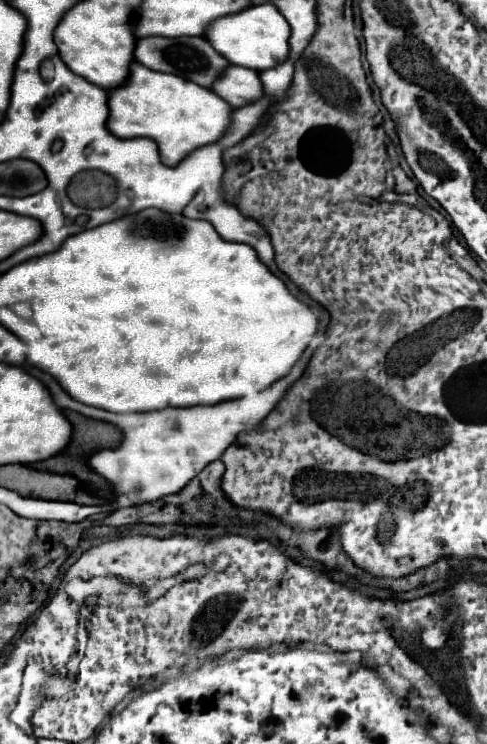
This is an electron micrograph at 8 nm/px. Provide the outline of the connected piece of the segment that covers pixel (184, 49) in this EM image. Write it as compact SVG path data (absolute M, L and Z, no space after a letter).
M143 37L137 39L135 59L143 63L149 69L163 71L163 73L175 73L183 79L189 79L201 87L211 87L211 83L223 73L223 69L229 65L225 57L221 57L205 37Z

